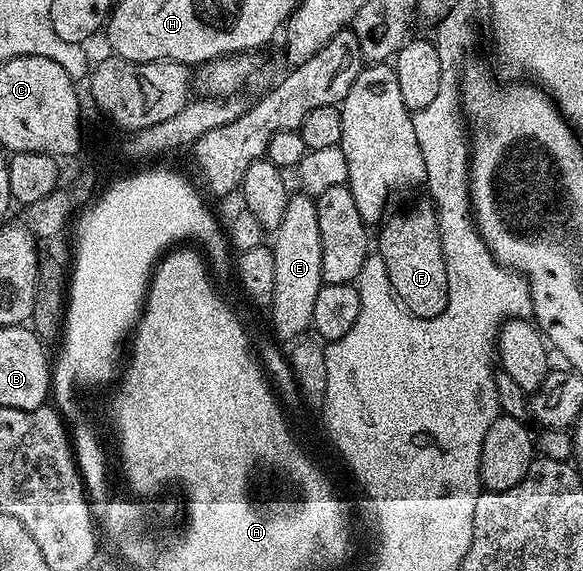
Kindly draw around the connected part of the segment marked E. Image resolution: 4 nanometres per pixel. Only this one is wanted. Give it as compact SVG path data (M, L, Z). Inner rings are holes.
M296 192L286 204L286 216L271 239L274 256L274 296L270 313L271 329L277 339L296 340L305 329L311 327L314 316L314 300L320 287L325 285L322 272L322 232L318 232L318 208L313 195Z

